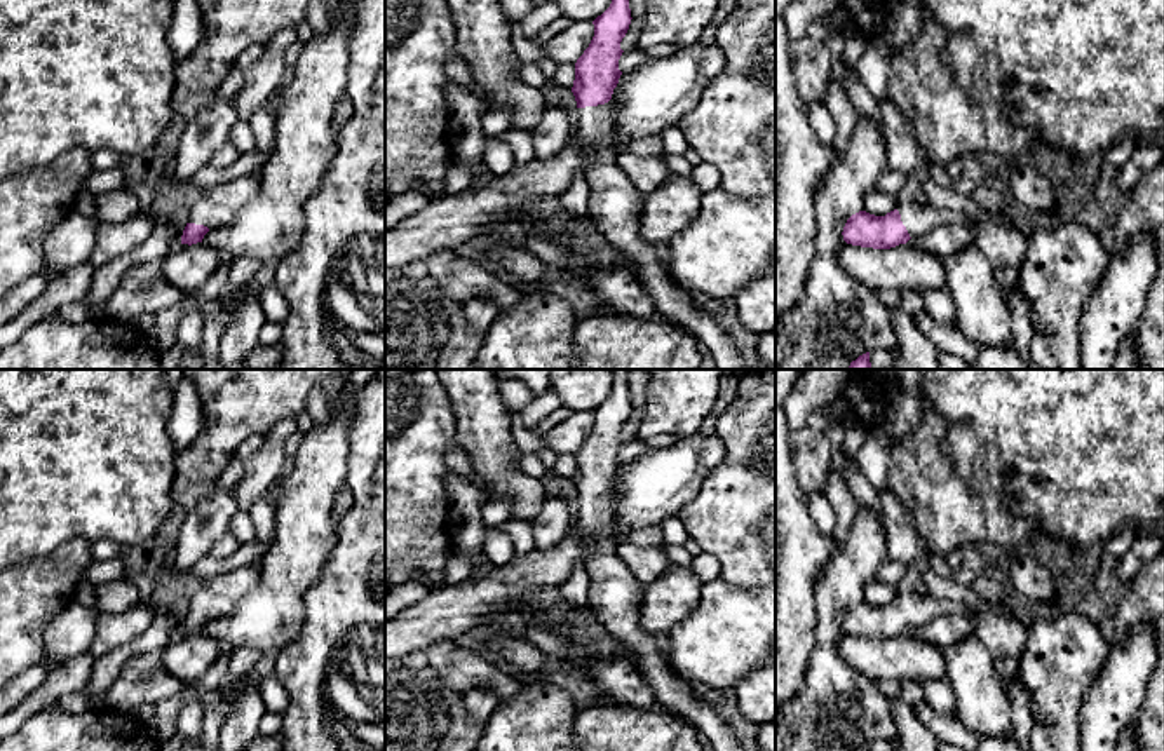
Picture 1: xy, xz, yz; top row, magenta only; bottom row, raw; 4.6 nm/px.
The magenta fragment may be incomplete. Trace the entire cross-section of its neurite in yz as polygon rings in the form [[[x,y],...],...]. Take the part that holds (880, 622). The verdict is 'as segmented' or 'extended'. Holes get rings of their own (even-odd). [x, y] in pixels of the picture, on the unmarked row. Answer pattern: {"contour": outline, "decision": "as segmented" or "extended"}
{"contour": [[[897,592],[897,598],[885,606],[866,601],[852,605],[842,626],[852,636],[890,639],[946,613],[967,613],[978,620],[976,612],[964,605],[932,594]]], "decision": "extended"}

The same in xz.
{"contour": [[[612,371],[615,376],[612,394],[592,411],[594,427],[575,453],[572,477],[577,491],[573,523],[584,533],[589,552],[585,561],[589,608],[596,622],[634,653],[633,664],[652,687],[660,707],[688,720],[714,751],[744,751],[735,728],[694,690],[692,683],[671,671],[655,645],[655,634],[640,626],[643,585],[617,556],[620,542],[610,531],[615,516],[615,493],[610,490],[622,465],[620,432],[633,409],[627,371]]], "decision": "extended"}

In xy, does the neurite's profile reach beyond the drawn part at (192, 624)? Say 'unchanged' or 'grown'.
grown

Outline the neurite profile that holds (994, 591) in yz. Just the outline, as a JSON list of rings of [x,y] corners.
[[[979,575],[974,580],[974,584],[971,585],[971,589],[979,598],[983,598],[985,601],[990,601],[990,603],[1000,603],[1000,601],[1007,599],[1009,592],[1011,592],[1007,582],[998,582],[986,575]]]

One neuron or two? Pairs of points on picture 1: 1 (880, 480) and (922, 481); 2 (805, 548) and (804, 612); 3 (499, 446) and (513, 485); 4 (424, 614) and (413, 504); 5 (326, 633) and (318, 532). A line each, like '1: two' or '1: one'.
1: two
2: one
3: one
4: two
5: two

